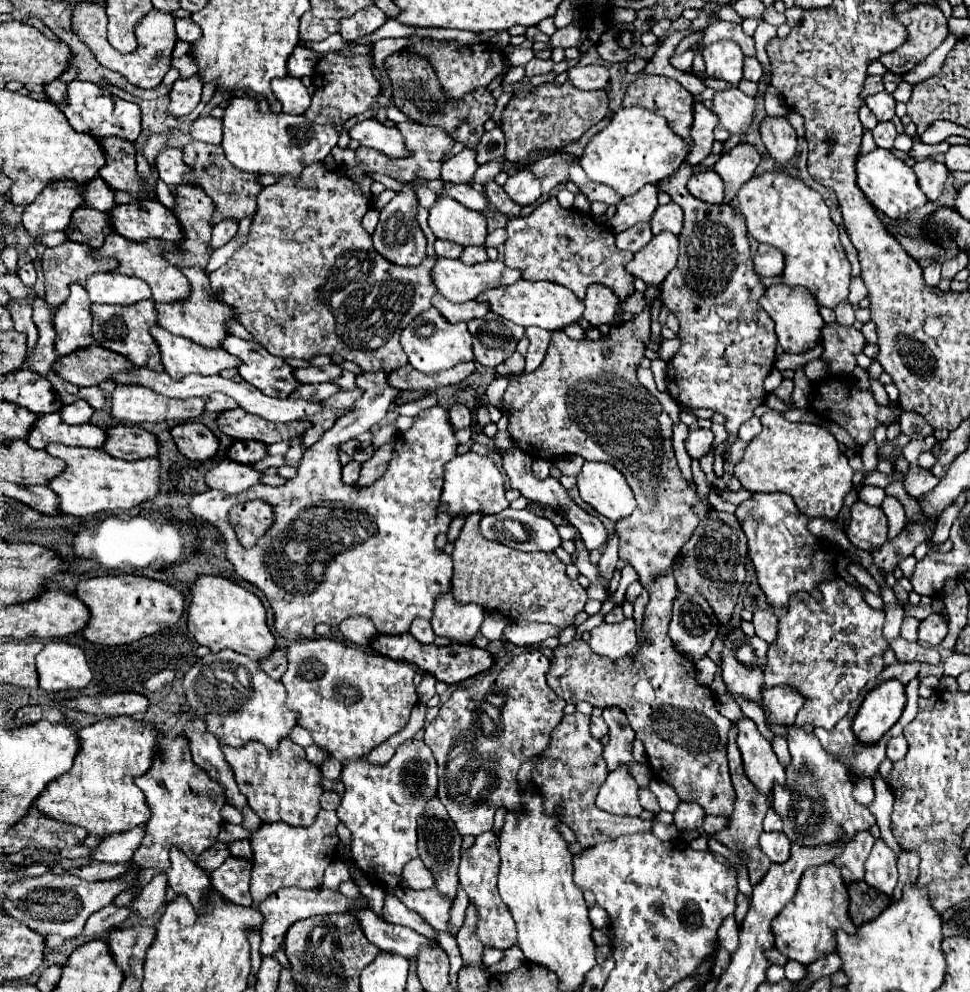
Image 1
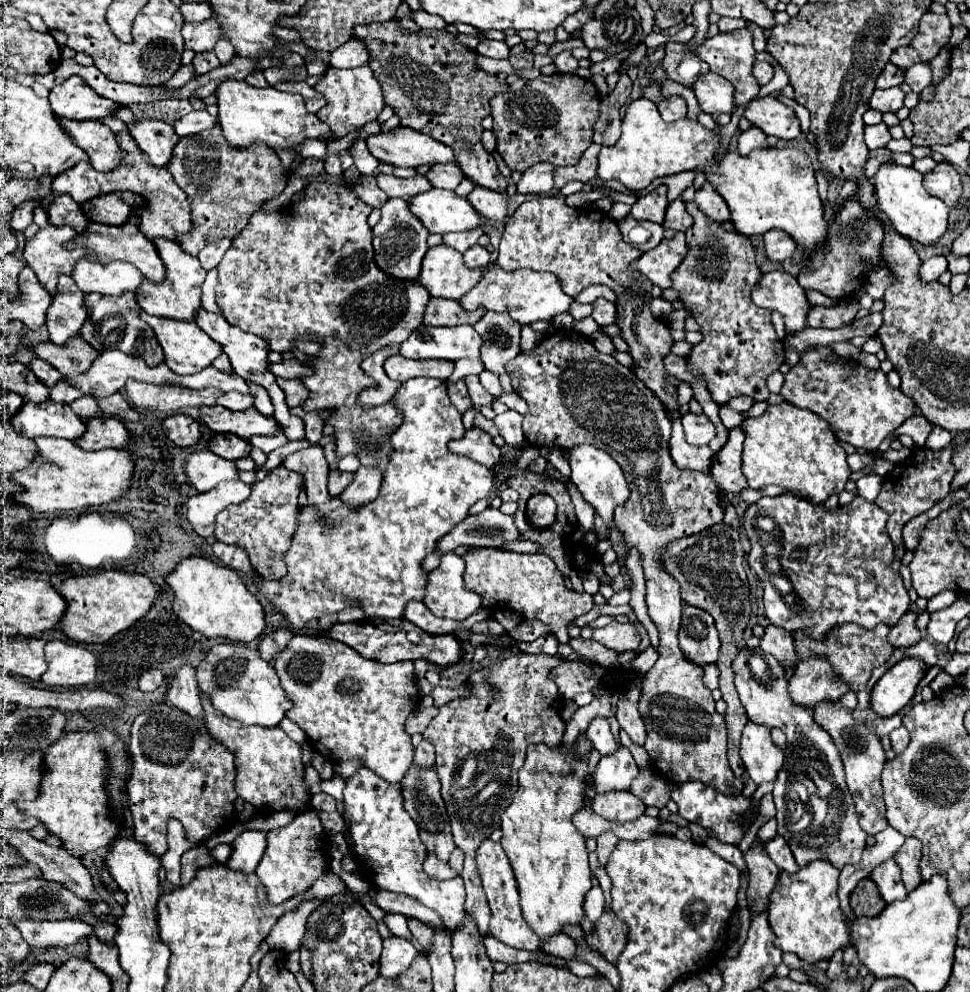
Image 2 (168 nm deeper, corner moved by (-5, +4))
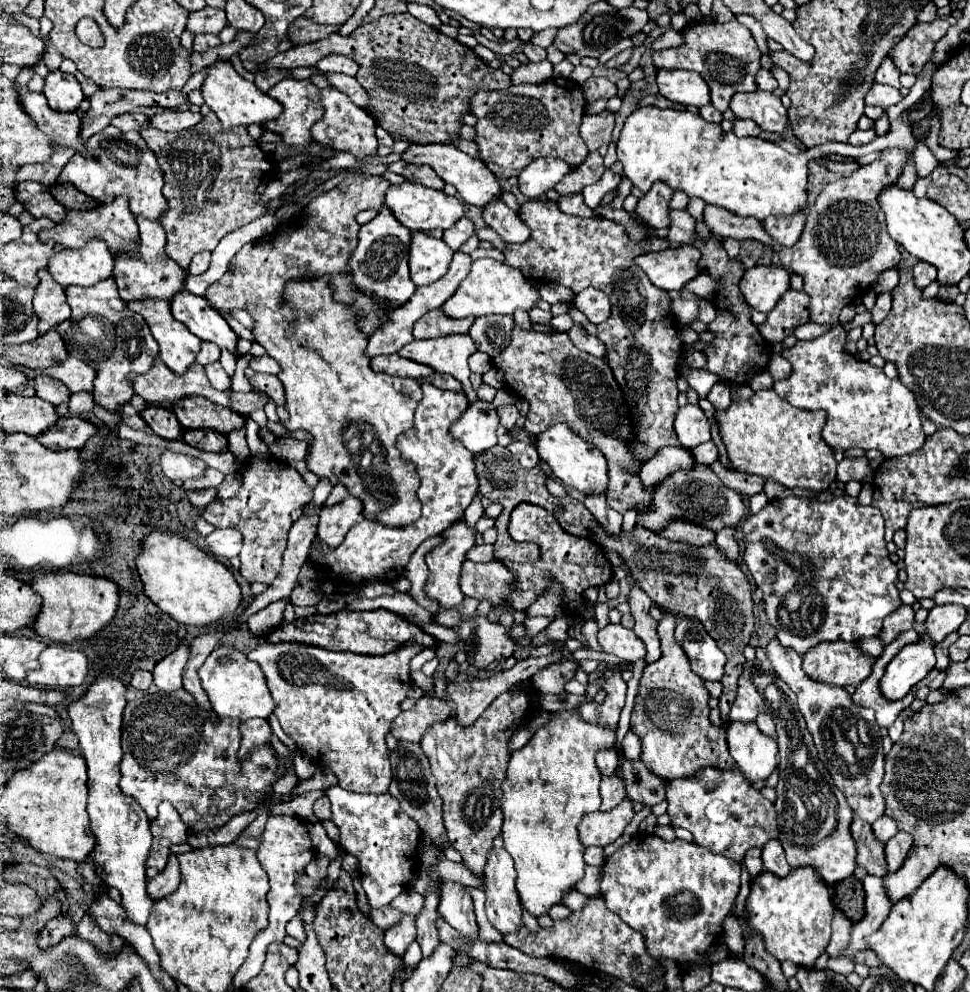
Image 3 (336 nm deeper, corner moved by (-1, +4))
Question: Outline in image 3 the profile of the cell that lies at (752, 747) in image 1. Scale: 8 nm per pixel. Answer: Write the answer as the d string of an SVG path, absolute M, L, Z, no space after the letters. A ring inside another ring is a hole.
M753 721L729 723L725 733L731 757L735 759L735 763L751 783L767 779L775 771L777 741L763 735Z

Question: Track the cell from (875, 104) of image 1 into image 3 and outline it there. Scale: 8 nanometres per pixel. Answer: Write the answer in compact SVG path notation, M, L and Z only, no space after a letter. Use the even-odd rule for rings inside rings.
M875 83L869 89L869 93L865 95L865 103L867 105L879 105L881 109L897 105L901 99L903 97L901 97L901 93L895 87L891 87L891 85L879 85L879 83Z

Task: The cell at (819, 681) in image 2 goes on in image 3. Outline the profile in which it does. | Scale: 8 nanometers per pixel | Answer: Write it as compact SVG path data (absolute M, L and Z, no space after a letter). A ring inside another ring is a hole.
M819 643L809 653L803 655L803 671L823 683L833 683L839 687L857 687L867 675L875 657L863 653L857 643Z

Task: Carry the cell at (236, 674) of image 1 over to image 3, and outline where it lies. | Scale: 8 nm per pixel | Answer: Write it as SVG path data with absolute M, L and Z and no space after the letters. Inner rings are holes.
M217 647L201 665L199 679L213 711L219 717L237 717L241 721L247 721L251 717L267 719L275 709L275 701L267 689L261 667L233 647Z

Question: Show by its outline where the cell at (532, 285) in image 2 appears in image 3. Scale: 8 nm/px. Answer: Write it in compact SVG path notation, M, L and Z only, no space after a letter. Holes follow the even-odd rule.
M477 259L471 265L471 273L463 279L459 289L441 305L441 311L451 319L481 317L481 315L513 315L515 309L531 311L539 301L539 291L523 277L515 267L503 265L495 259Z

